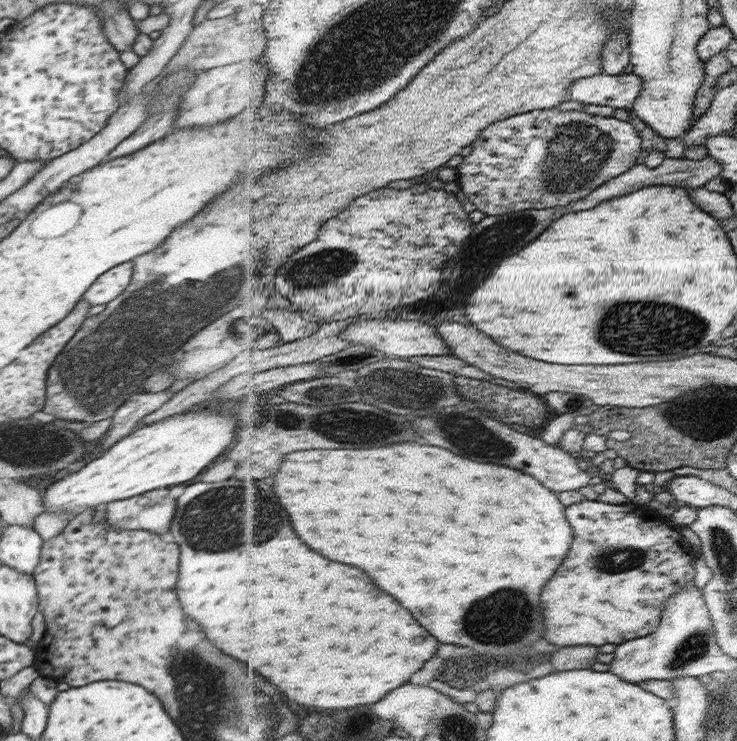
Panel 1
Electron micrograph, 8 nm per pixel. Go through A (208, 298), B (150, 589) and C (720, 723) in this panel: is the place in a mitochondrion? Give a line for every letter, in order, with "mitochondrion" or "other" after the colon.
A: mitochondrion
B: other
C: mitochondrion

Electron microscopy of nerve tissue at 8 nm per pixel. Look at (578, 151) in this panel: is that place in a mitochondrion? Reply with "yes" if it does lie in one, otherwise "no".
yes

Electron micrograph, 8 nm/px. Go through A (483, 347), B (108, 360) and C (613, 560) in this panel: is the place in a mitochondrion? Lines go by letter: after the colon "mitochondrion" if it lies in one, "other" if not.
A: other
B: mitochondrion
C: mitochondrion

